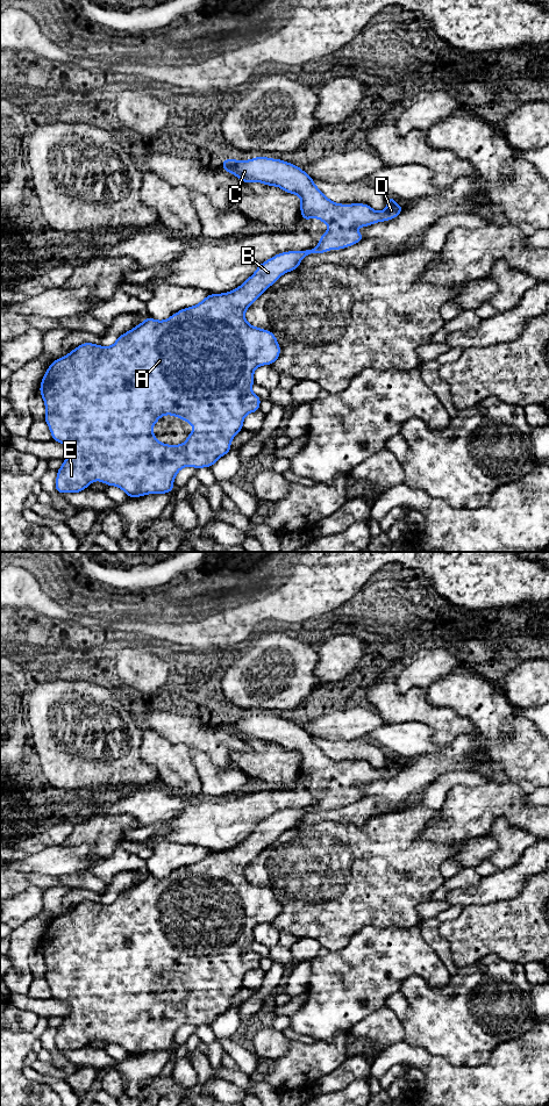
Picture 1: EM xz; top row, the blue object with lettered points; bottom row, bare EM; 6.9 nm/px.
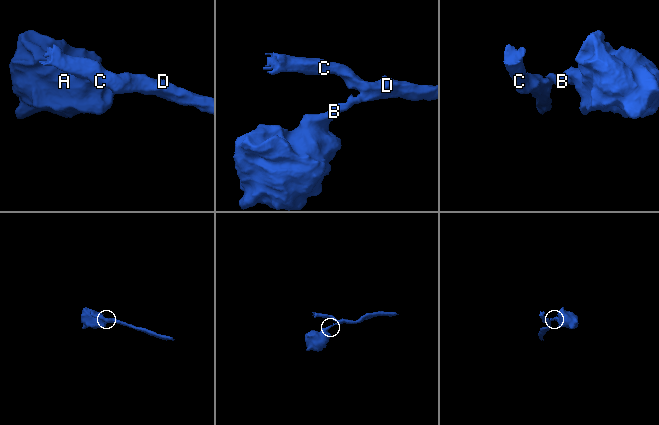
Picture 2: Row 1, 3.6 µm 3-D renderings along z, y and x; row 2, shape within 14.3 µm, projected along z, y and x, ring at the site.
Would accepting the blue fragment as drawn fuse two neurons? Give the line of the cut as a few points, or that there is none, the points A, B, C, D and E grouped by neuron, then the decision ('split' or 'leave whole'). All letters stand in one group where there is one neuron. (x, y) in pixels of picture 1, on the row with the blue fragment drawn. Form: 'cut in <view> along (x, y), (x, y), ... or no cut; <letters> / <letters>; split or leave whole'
no cut; A B C D E; leave whole

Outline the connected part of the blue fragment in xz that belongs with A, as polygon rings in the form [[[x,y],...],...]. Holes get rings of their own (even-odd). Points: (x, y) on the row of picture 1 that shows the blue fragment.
[[[264,156],[249,160],[222,159],[222,167],[243,182],[263,182],[299,195],[302,220],[316,217],[328,224],[329,229],[320,237],[316,247],[276,254],[262,263],[240,287],[228,293],[209,294],[200,303],[184,308],[164,321],[148,316],[141,324],[122,333],[109,347],[84,343],[65,357],[52,361],[43,375],[40,393],[45,404],[44,421],[52,439],[70,448],[70,455],[57,471],[55,489],[59,494],[84,491],[93,481],[119,487],[130,498],[172,493],[174,477],[183,467],[212,467],[231,450],[230,443],[243,430],[244,417],[259,410],[262,398],[251,392],[255,383],[254,371],[262,365],[272,365],[280,356],[280,346],[273,332],[250,325],[245,321],[245,310],[284,273],[297,270],[305,256],[351,246],[365,239],[356,230],[358,227],[393,220],[404,210],[391,195],[387,198],[386,209],[380,211],[364,203],[335,203],[315,186],[313,178],[301,167],[280,159]],[[165,415],[173,415],[194,428],[185,443],[167,445],[157,440],[152,426]]]

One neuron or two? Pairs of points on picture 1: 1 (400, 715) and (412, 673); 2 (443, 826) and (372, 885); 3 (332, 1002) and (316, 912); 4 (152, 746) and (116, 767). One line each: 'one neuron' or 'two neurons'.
1: two neurons
2: two neurons
3: two neurons
4: two neurons

